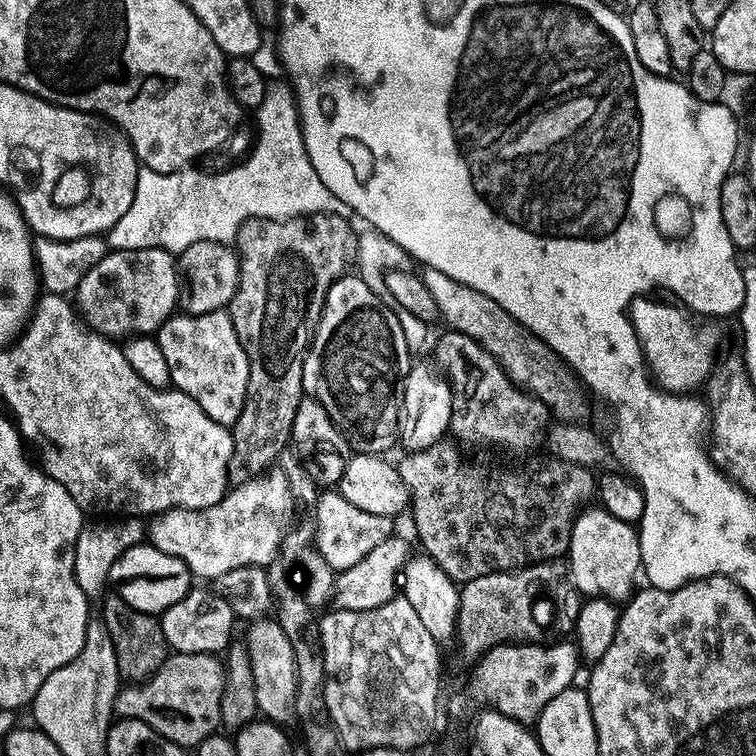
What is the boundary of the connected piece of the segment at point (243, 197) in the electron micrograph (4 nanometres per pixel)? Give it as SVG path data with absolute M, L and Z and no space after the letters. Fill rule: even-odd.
M283 82L269 83L266 90L266 98L262 102L260 108L255 109L256 116L256 145L252 148L248 160L241 162L237 168L228 168L225 172L188 172L192 170L181 170L178 172L155 172L149 168L141 167L136 173L136 189L134 190L134 202L130 202L130 210L126 210L126 214L122 214L122 218L118 218L118 222L114 222L114 226L106 234L106 244L112 250L142 250L143 248L161 248L173 254L179 254L186 250L186 246L194 246L194 242L218 242L219 244L231 245L236 239L236 235L240 232L240 227L248 220L289 220L291 216L313 216L315 212L329 212L331 216L342 216L345 218L353 215L350 206L346 206L346 202L342 202L342 198L330 194L330 190L326 190L326 186L322 186L322 178L318 178L318 174L314 170L314 166L310 166L310 158L306 154L306 146L304 145L304 131L300 128L300 110L296 103L296 94L291 83Z

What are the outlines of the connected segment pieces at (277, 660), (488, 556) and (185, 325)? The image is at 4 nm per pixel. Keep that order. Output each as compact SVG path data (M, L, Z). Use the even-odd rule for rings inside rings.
M270 618L247 625L249 628L246 643L254 666L254 690L260 707L259 715L274 724L288 726L288 723L291 720L295 721L298 716L296 707L298 674L296 673L294 646L290 638L286 638L282 626L275 619L268 619Z
M445 438L434 442L434 446L426 446L426 450L414 450L404 454L401 460L398 460L400 469L400 477L402 482L406 482L406 490L408 491L408 503L410 505L410 513L412 512L412 520L416 523L416 536L420 539L423 551L433 562L444 571L451 580L455 580L457 585L463 586L466 582L470 582L474 578L482 578L486 574L494 574L495 572L511 572L514 568L522 568L530 564L540 564L543 560L556 560L563 557L570 546L570 534L572 533L572 523L576 520L578 513L582 508L581 500L564 500L564 496L568 496L568 488L580 488L580 484L584 484L583 493L586 498L591 497L594 492L594 476L589 469L582 465L575 465L574 462L556 460L554 466L560 472L564 472L561 476L548 476L548 468L544 464L495 464L492 460L467 460L464 452L455 444L457 441L452 438ZM444 484L448 488L452 488L452 492L448 492L444 496Z
M227 311L207 312L197 316L173 314L154 335L158 346L162 346L166 366L170 366L170 378L176 391L184 392L190 398L194 398L194 402L198 402L198 406L202 406L202 410L206 410L206 414L214 418L214 422L225 426L235 424L246 402L250 366L246 358L246 350L242 350L242 342L234 330L234 322L229 318Z

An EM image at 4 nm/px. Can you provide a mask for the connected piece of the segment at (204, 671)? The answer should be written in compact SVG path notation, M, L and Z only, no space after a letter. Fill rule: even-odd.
M169 655L164 665L139 684L129 683L121 687L114 709L117 717L146 722L158 734L185 750L195 749L207 736L221 727L220 703L224 689L224 665L215 655Z

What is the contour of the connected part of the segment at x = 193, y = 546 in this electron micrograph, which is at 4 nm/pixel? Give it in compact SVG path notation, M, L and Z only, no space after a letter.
M272 470L250 483L235 485L209 508L172 508L151 517L146 534L155 548L186 562L193 577L216 582L238 567L271 564L293 524L290 482L284 472Z

